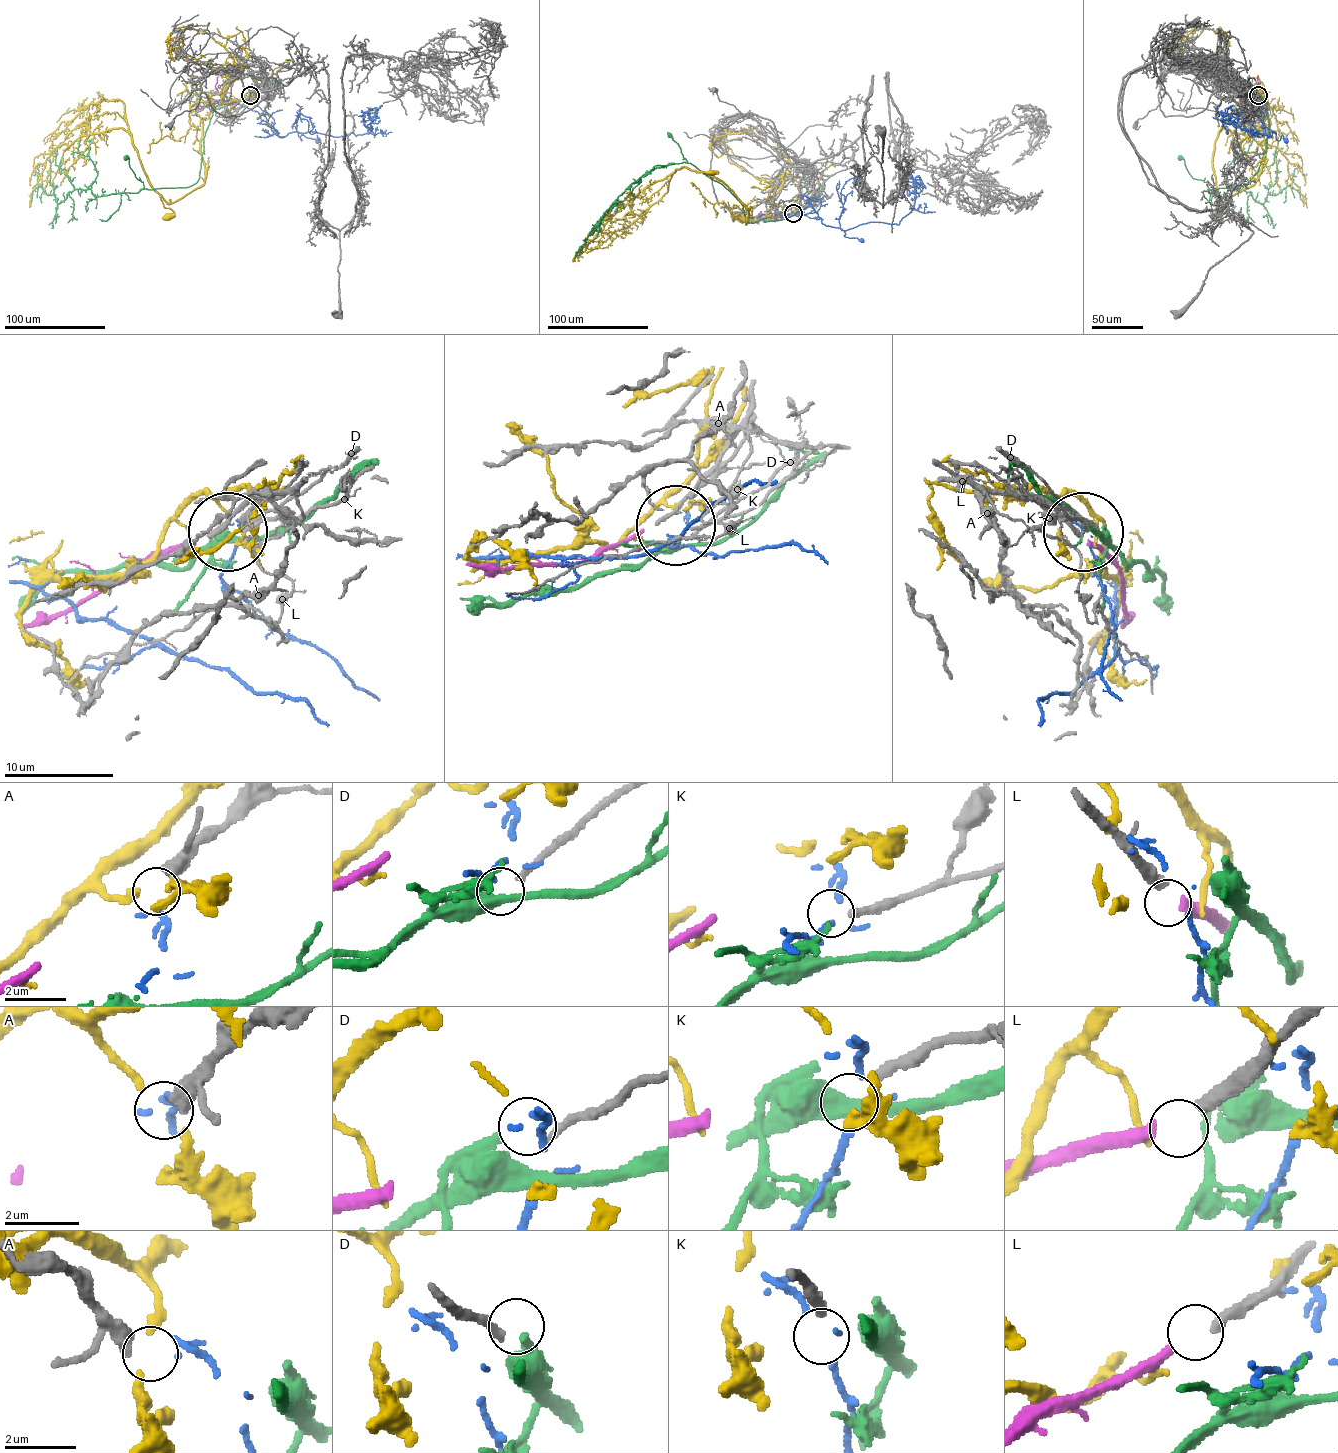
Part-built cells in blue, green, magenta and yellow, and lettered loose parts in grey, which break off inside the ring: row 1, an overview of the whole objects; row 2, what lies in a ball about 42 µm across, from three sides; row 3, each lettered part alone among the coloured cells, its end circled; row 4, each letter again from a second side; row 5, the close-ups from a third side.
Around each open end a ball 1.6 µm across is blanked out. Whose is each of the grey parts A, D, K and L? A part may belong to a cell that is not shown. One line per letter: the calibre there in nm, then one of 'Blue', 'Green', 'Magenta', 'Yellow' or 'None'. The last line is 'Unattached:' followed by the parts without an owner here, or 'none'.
A: Thickness 360 nm. None
D: Thickness 180 nm. Green
K: Thickness 260 nm. None
L: Thickness 320 nm. Magenta
Unattached: A, K

